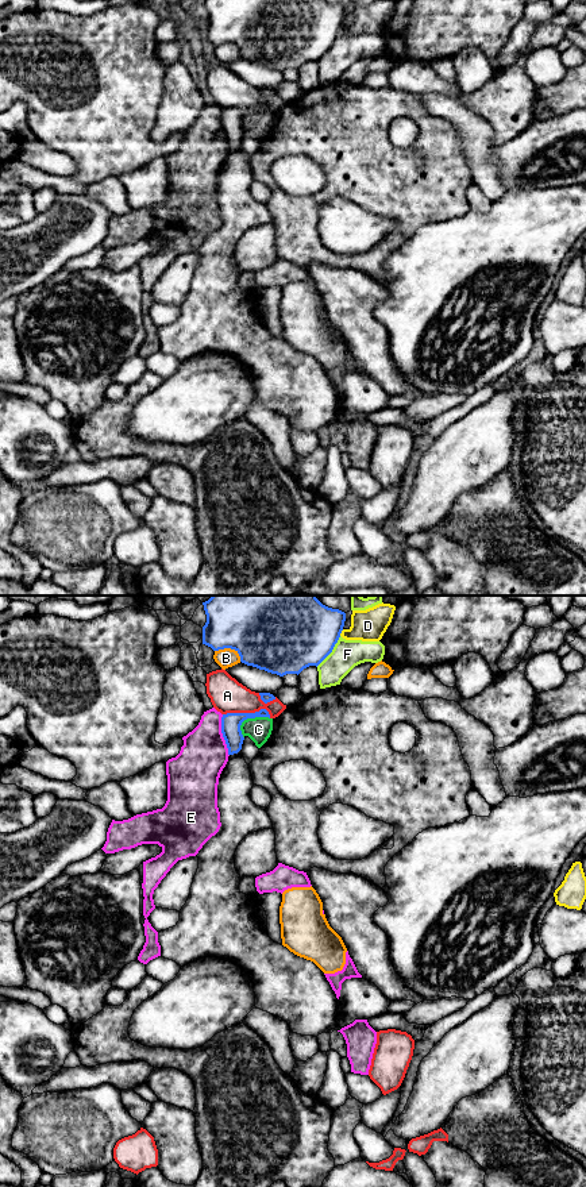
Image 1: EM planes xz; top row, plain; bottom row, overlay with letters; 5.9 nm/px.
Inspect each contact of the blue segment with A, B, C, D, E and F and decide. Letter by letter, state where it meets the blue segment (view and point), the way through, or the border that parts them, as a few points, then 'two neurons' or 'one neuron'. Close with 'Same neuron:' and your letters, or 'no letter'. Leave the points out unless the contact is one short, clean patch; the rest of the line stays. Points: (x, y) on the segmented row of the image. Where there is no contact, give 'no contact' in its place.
A: xz (249, 713) | two neurons
B: xz (230, 647) | two neurons
C: xz (249, 717) | two neurons
D: xz (340, 632) | two neurons
E: xz (223, 735) | along xz (222, 715), (222, 736), (228, 755) | two neurons
F: xz (331, 651) | two neurons
Same neuron: no letter

